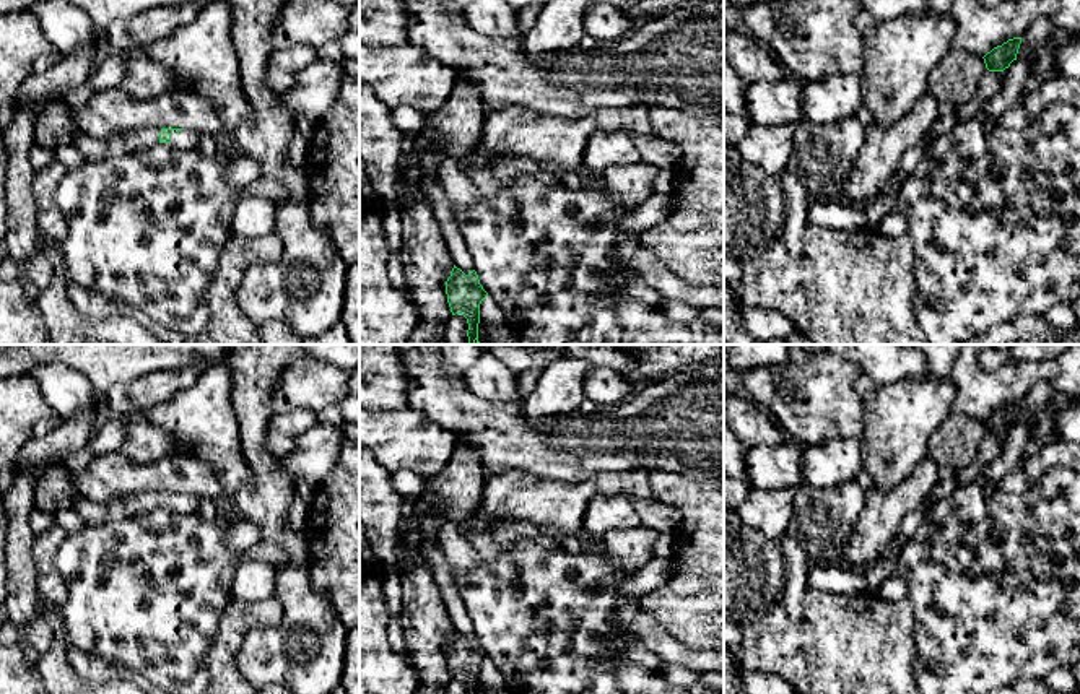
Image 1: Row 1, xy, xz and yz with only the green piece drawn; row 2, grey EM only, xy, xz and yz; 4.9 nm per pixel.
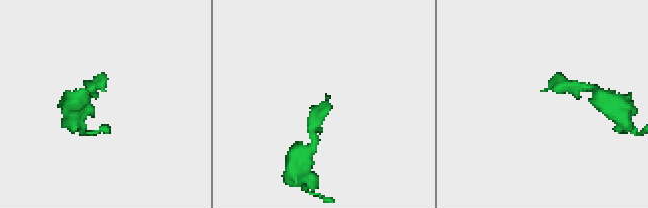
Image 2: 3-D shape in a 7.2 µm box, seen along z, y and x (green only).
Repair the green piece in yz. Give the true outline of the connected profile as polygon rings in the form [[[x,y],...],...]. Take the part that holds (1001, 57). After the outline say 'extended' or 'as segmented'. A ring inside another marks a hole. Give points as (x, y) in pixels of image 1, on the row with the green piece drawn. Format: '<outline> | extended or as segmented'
[[[1013,37],[1004,42],[1002,46],[994,47],[982,59],[989,72],[1004,72],[1017,60],[1017,54],[1021,44],[1021,37]]] | as segmented

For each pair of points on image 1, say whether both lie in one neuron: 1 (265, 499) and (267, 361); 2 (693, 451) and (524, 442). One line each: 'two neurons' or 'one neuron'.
1: one neuron
2: one neuron

